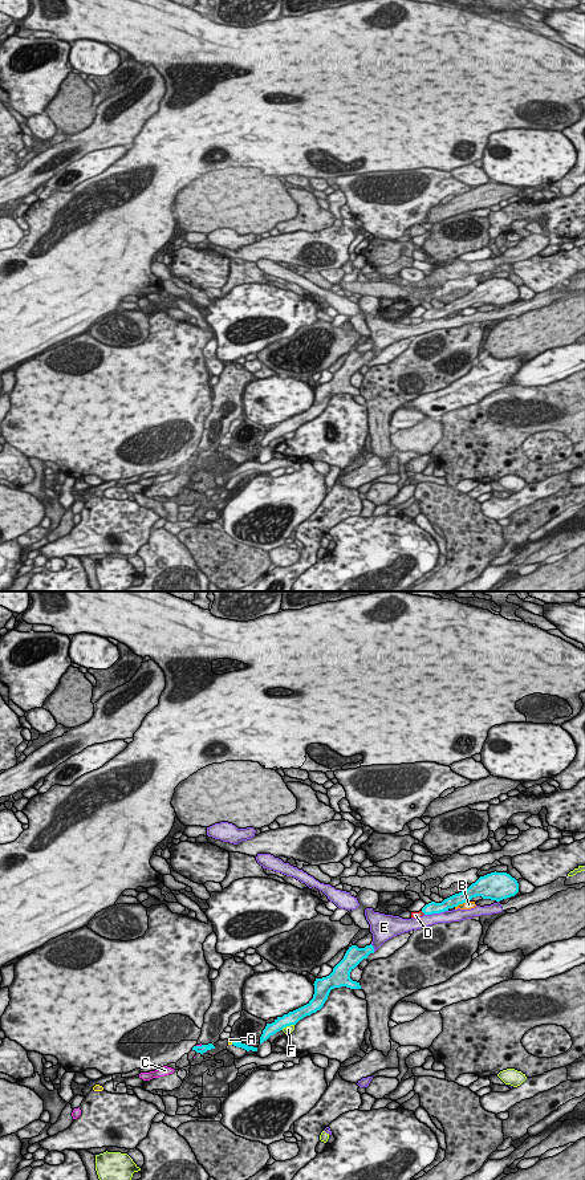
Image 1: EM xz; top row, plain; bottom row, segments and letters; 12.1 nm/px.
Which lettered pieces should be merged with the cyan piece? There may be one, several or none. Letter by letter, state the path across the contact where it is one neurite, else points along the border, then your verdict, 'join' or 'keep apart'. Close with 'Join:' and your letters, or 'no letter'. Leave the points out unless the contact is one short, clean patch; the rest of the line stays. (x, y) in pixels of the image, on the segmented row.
A: way xz (244, 1046), (232, 1042), (230, 1040); join
B: keep apart
C: border xz (202, 1045), (196, 1046); keep apart
D: keep apart
E: keep apart
F: keep apart
Join: A

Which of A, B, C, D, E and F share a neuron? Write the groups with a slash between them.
A / B / C / D / E / F

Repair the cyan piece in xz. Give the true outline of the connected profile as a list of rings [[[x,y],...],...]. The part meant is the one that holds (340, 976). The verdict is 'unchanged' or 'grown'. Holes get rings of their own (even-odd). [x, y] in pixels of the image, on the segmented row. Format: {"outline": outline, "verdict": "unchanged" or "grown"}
{"outline": [[[357,945],[349,947],[344,959],[333,968],[333,972],[322,978],[316,978],[314,981],[314,994],[313,998],[304,1006],[277,1017],[272,1024],[267,1024],[263,1034],[260,1037],[260,1045],[267,1041],[271,1035],[283,1030],[287,1026],[296,1025],[300,1020],[312,1013],[320,1010],[332,989],[346,986],[350,989],[361,989],[359,982],[350,978],[350,972],[363,960],[367,959],[370,953],[374,953],[374,947],[366,945],[365,948],[358,948]]], "verdict": "unchanged"}

